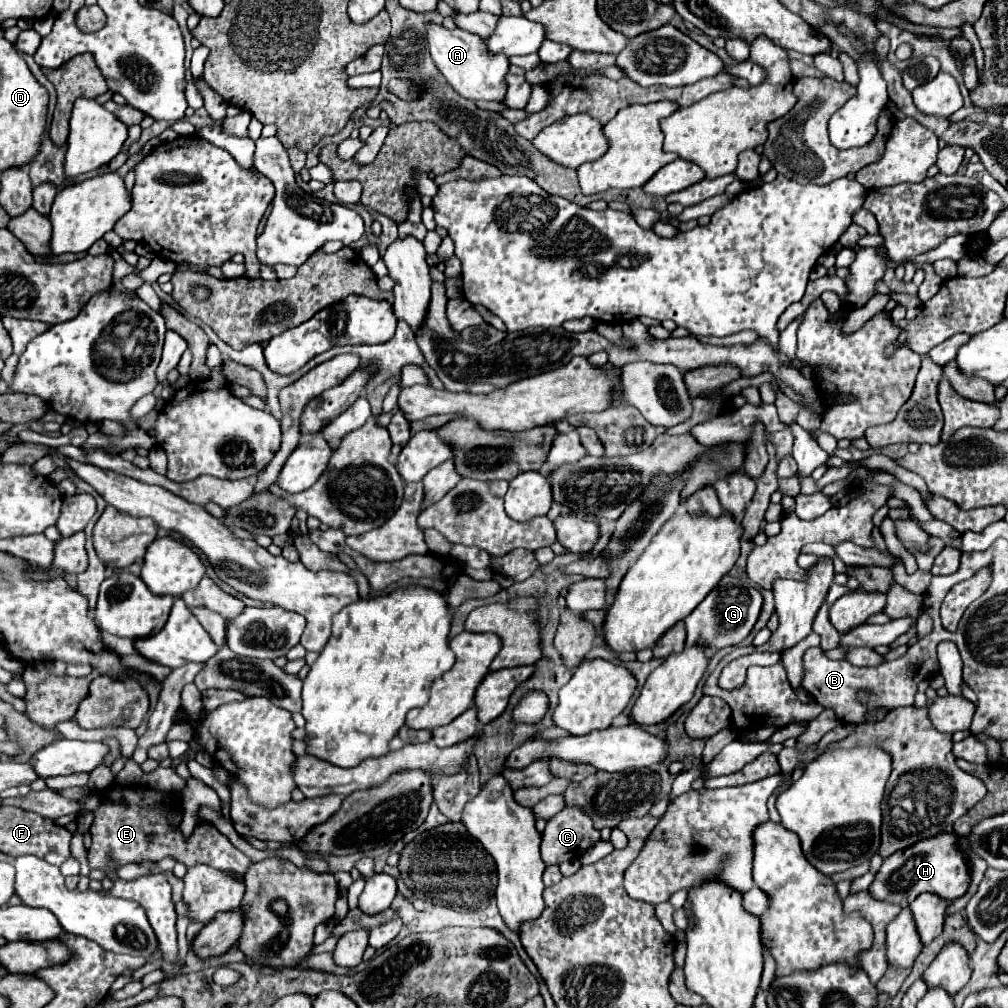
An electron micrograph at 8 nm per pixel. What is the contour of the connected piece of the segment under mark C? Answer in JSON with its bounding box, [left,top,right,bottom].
[542,806,600,866]

